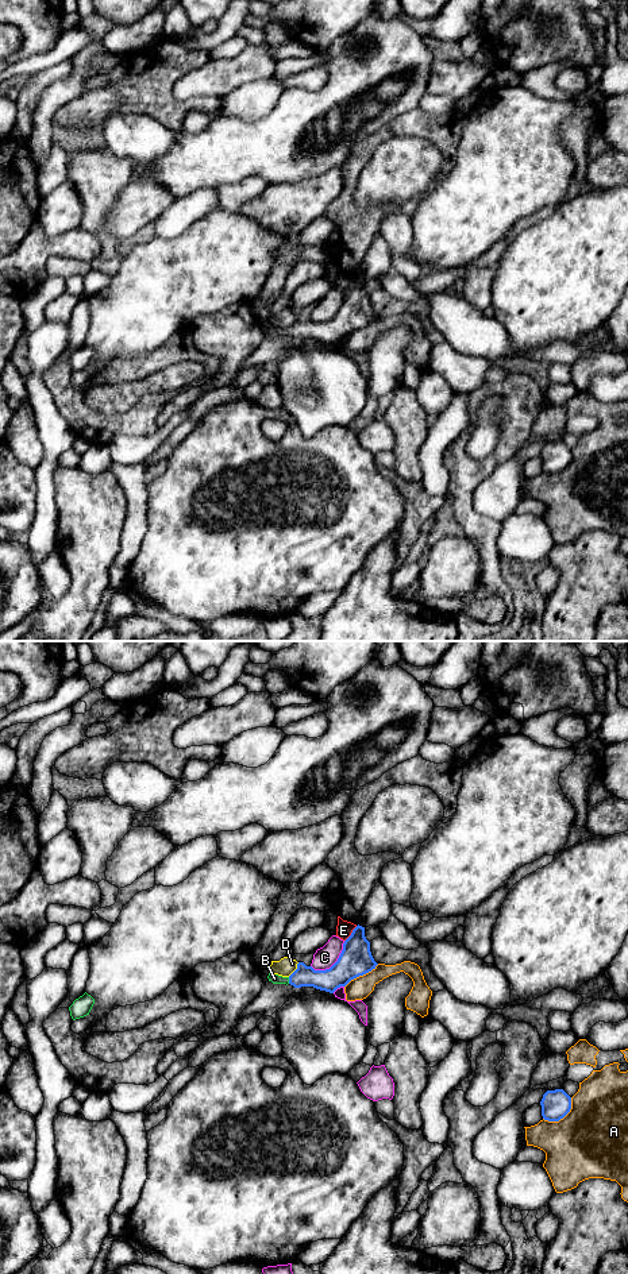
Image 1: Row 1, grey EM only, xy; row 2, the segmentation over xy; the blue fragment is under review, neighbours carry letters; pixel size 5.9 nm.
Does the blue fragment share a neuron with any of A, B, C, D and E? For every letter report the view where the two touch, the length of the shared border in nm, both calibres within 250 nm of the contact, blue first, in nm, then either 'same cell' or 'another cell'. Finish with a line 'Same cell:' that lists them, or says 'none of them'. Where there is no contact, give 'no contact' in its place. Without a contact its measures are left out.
A: xy | 220 nm | 180/440 nm | another cell
B: xy | 40 nm | 140/60 nm | same cell
C: xy | 260 nm | 200/130 nm | another cell
D: xy | 110 nm | 140/110 nm | another cell
E: xy | 120 nm | 200/100 nm | another cell
Same cell: B

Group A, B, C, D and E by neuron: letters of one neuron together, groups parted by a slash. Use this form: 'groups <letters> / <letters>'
groups A / B / C / D / E

